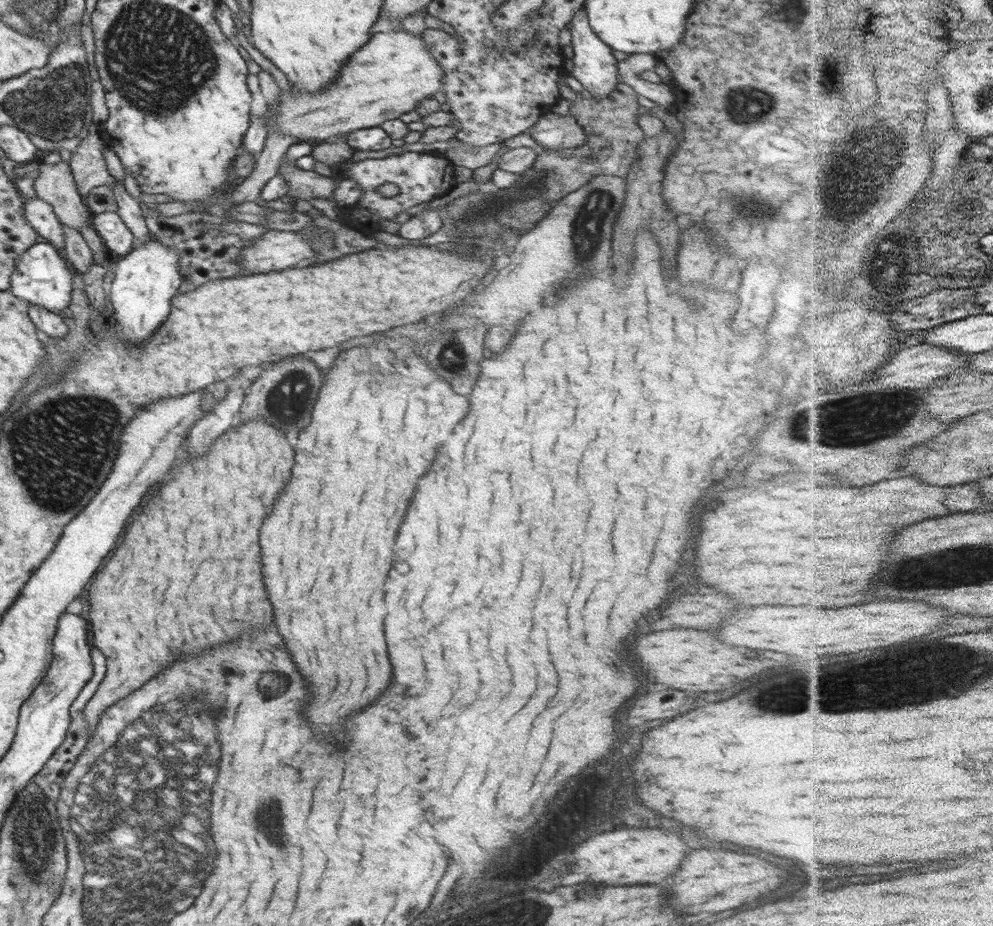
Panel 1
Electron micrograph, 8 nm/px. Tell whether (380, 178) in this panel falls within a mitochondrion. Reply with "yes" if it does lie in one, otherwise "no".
no

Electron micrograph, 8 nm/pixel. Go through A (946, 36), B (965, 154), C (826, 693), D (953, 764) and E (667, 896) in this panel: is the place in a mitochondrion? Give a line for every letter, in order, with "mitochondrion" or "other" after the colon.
A: other
B: other
C: mitochondrion
D: other
E: other

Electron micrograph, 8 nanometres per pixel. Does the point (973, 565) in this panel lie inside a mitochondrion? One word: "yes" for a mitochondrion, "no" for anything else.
yes

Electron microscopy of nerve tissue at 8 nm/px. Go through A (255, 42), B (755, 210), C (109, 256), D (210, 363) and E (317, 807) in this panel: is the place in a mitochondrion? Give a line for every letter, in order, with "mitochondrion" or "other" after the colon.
A: other
B: other
C: other
D: other
E: other

